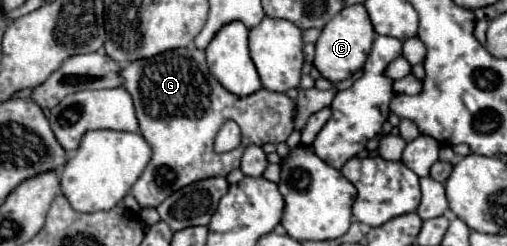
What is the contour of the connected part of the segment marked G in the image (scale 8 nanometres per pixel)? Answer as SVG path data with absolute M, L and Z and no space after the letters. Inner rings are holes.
M183 47L159 53L151 59L139 59L123 67L123 87L131 93L141 135L153 149L153 157L131 195L137 203L147 207L159 207L173 191L215 175L229 175L239 167L241 155L247 145L283 143L293 133L295 101L283 93L259 89L249 97L235 97L225 91L221 83L209 73L205 65L205 51L197 47ZM225 121L237 121L243 139L241 145L229 153L215 153L213 139Z

